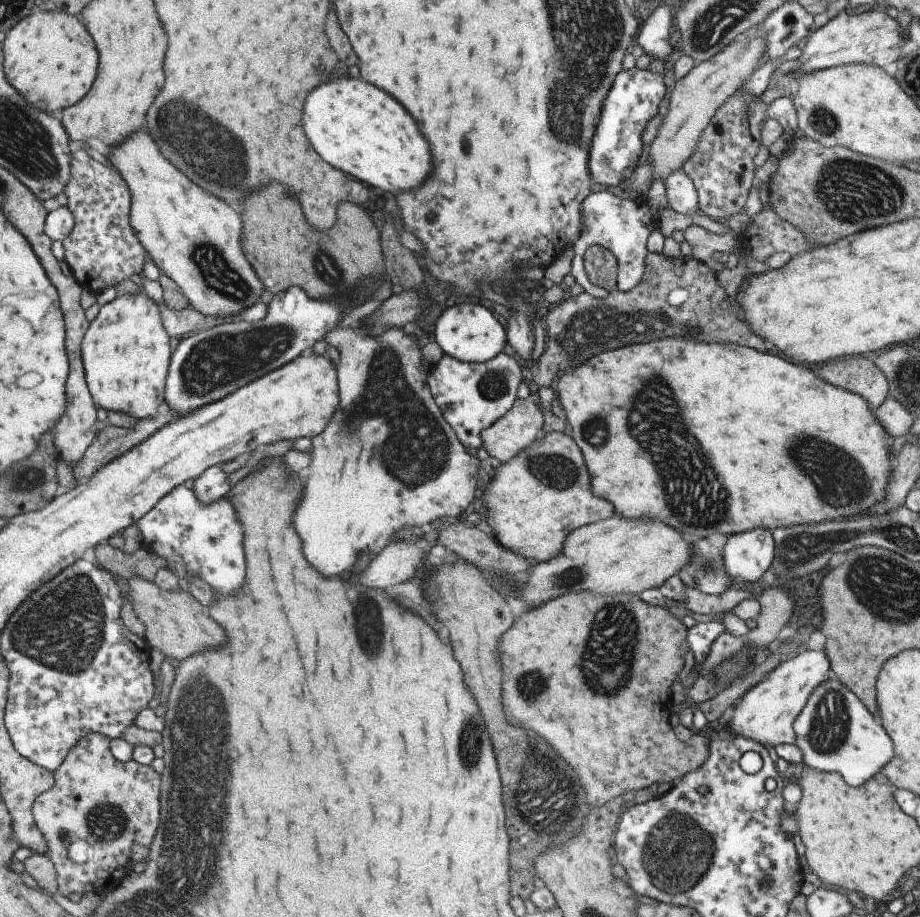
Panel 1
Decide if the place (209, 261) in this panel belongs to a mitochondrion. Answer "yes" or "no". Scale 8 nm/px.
yes

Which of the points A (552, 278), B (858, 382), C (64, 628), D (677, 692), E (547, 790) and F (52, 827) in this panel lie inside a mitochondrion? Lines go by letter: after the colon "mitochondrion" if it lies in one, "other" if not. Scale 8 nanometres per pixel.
A: other
B: other
C: mitochondrion
D: other
E: mitochondrion
F: other

